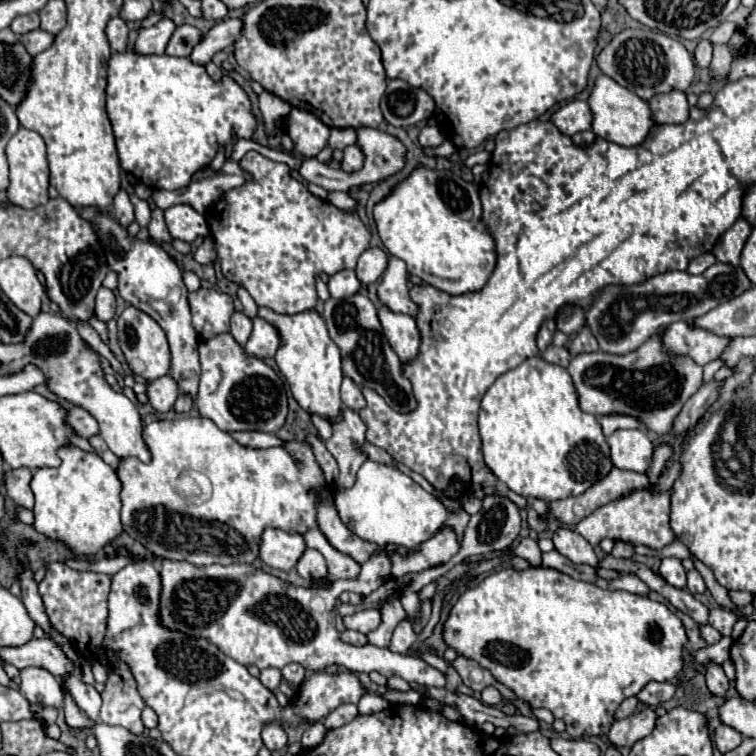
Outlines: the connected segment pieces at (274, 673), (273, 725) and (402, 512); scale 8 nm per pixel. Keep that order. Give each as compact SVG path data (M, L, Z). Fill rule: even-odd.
M264 669L262 673L260 673L260 681L262 681L262 685L264 687L268 687L270 691L276 691L278 689L278 685L280 685L280 681L282 681L282 673L278 671L278 669Z
M270 721L262 727L262 743L270 749L270 751L280 751L288 745L286 741L286 733L282 729L282 725L278 721Z
M364 461L358 469L354 487L338 489L334 499L344 525L364 541L374 541L378 545L394 543L412 549L418 541L426 541L430 533L436 533L448 517L446 507L420 485L412 483L408 475L392 465L374 461Z

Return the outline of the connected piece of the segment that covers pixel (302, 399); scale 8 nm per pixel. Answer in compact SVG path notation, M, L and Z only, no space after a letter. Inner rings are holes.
M260 307L258 313L264 321L276 327L280 337L280 347L276 351L276 365L280 373L290 383L294 399L308 413L318 413L320 417L338 421L338 413L342 413L340 401L340 383L342 383L342 367L340 367L340 349L334 345L326 331L324 317L316 311L302 311L296 315L280 315L268 307Z

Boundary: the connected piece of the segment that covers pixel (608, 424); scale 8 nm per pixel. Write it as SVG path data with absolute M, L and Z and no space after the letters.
M606 415L606 417L600 417L598 421L606 437L610 437L618 429L640 429L642 427L638 425L638 421L634 421L634 417L622 417L622 415Z

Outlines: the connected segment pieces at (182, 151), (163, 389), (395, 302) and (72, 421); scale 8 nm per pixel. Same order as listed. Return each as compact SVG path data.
M134 51L112 53L108 61L106 111L114 129L120 167L150 189L186 187L192 173L212 163L220 145L226 145L232 135L233 139L251 139L257 127L248 95L232 77L226 75L222 83L214 83L206 69L202 65L194 65L190 59L170 55L138 55Z
M164 375L160 379L154 379L150 385L148 385L148 397L150 397L150 405L154 407L154 411L158 413L168 413L172 411L176 399L178 399L178 383L170 377L170 375Z
M390 257L388 269L382 275L382 281L378 285L378 297L384 305L398 313L408 313L414 317L418 307L408 297L408 269L402 259Z
M72 407L66 413L66 425L78 435L78 437L92 437L98 433L98 423L94 421L94 417L90 417L90 413L86 413L84 409Z

